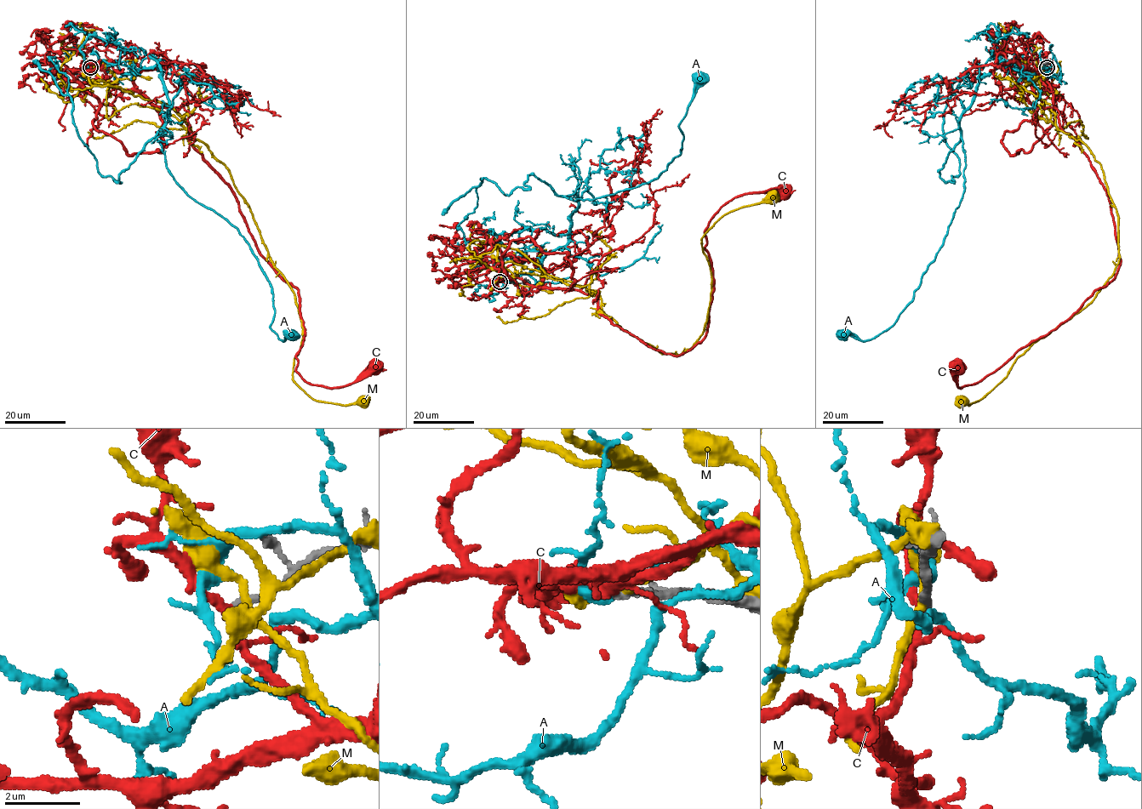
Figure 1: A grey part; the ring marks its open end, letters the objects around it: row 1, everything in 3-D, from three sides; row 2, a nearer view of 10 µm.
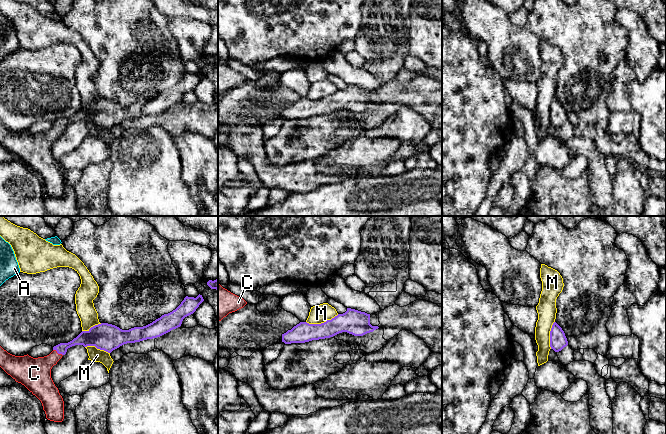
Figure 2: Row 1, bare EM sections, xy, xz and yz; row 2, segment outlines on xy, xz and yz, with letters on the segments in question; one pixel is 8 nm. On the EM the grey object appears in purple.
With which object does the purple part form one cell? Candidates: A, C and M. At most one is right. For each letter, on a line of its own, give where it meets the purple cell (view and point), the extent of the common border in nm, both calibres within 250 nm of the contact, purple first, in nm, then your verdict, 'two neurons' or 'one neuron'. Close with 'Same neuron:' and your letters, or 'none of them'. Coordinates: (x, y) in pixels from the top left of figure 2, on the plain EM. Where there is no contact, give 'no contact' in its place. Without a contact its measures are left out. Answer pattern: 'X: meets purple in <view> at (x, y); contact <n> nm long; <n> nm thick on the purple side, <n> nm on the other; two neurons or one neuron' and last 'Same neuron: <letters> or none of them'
A: no contact; two neurons
C: meets purple in xy at (58, 129); contact 90 nm long; 120 nm thick on the purple side, 260 nm on the other; one neuron
M: meets purple in xz at (322, 99); contact 280 nm long; 190 nm thick on the purple side, 150 nm on the other; two neurons
Same neuron: C

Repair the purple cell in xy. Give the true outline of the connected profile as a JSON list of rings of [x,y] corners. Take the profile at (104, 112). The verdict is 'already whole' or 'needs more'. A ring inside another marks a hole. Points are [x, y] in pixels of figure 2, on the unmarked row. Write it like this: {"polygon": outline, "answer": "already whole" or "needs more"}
{"polygon": [[[200,70],[196,74],[186,72],[175,86],[143,103],[122,106],[108,99],[95,101],[88,107],[82,107],[72,117],[54,122],[53,127],[44,133],[33,134],[28,130],[15,132],[0,122],[0,143],[41,177],[48,196],[62,198],[64,177],[51,154],[51,145],[68,124],[75,121],[95,122],[111,129],[127,119],[160,113],[180,103],[183,95],[193,90],[203,77]]], "answer": "needs more"}

